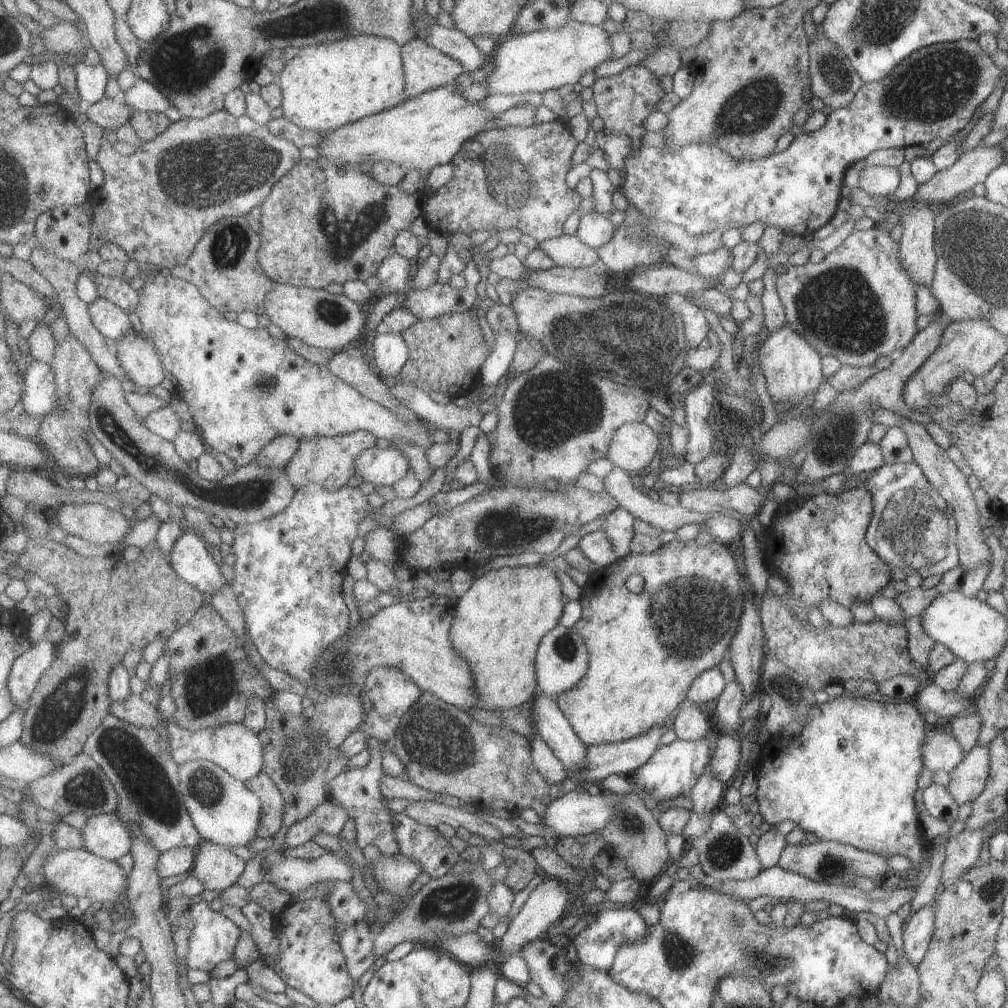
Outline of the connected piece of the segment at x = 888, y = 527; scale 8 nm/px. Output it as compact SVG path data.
M911 460L911 462L887 464L884 463L875 470L869 472L869 477L864 481L859 480L854 488L865 488L871 494L872 515L870 523L865 532L865 542L867 546L883 560L890 568L899 568L905 572L905 576L919 575L922 580L927 576L941 576L950 568L958 566L956 547L956 520L952 515L947 514L947 504L941 495L931 486L925 478L921 467Z

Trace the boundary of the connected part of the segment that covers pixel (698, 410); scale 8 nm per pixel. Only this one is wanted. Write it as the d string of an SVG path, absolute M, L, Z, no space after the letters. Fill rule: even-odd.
M711 378L689 390L683 404L685 413L685 430L687 430L687 444L683 450L684 462L697 464L710 455L714 444L713 431L707 424L707 416L713 411L716 400L713 392L716 386Z

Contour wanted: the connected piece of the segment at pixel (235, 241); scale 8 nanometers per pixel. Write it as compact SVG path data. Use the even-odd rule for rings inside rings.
M223 218L209 228L201 244L197 244L193 256L189 257L189 262L182 267L172 268L170 273L195 284L203 296L223 314L251 311L261 316L267 314L267 293L276 284L259 264L259 250L261 236L249 226L247 218Z

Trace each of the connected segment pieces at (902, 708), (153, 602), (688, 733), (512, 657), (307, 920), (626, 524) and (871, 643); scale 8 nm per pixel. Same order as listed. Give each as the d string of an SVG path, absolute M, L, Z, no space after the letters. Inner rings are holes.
M841 694L833 700L811 706L805 716L807 716L807 722L805 722L797 736L784 739L778 735L773 735L765 737L760 743L759 755L753 767L755 778L757 779L757 788L753 795L758 802L758 813L762 814L762 820L765 820L769 825L777 824L782 820L789 820L794 823L795 828L799 828L803 833L809 832L819 840L837 841L854 846L865 852L873 852L873 854L880 853L884 856L895 856L895 854L898 854L903 856L912 864L912 869L906 875L908 879L918 871L919 864L923 862L923 850L930 845L919 822L921 810L913 797L913 792L917 790L917 776L919 776L919 772L923 768L921 744L923 744L924 732L928 729L923 721L922 714L915 710L913 701L905 702L901 700L897 704L880 703L867 699L867 696L856 697L854 695Z
M45 536L30 539L27 546L27 552L19 558L19 566L21 566L25 571L31 572L31 574L38 575L41 579L44 579L47 583L52 583L59 592L59 596L66 602L69 612L65 618L65 636L63 637L60 644L56 645L55 648L55 660L53 664L47 669L47 672L42 676L39 681L37 688L35 689L35 694L31 696L30 702L24 712L23 716L23 729L22 734L18 738L21 744L33 748L35 752L41 752L41 754L47 754L55 760L55 764L58 767L62 767L73 760L78 754L84 752L84 748L87 739L101 726L105 717L112 710L112 700L109 696L110 688L109 683L111 680L111 675L113 674L113 668L117 664L127 663L130 652L135 652L135 650L143 650L148 644L156 640L169 640L171 636L175 635L181 627L184 627L190 620L193 620L193 616L196 615L197 610L203 607L203 602L207 600L206 593L201 592L199 588L195 588L192 584L189 584L186 580L183 580L175 570L173 570L173 565L167 559L167 556L161 552L157 540L149 543L145 548L141 549L141 556L135 561L126 561L123 556L117 550L109 556L105 557L84 557L73 548L69 548L67 544L60 542L55 542L55 540Z
M685 699L673 718L671 728L677 739L694 741L705 736L711 721L695 703Z
M550 564L491 569L477 576L467 594L457 600L451 642L471 664L481 708L507 711L534 700L540 686L536 658L547 632L563 618L563 584Z
M315 897L287 905L280 920L284 930L277 932L282 942L278 956L281 961L276 971L289 987L309 996L317 1006L336 1005L349 998L355 990L355 981L349 972L347 956L340 943L338 918L333 914L328 897Z
M615 507L604 518L602 524L603 532L609 540L609 544L613 545L613 550L618 557L624 557L629 554L629 541L634 535L633 533L633 516L623 510L623 508Z
M767 592L754 599L766 642L765 648L775 660L797 674L814 676L821 683L843 683L845 678L861 678L878 685L897 674L917 678L918 687L930 681L932 674L927 668L913 664L907 654L904 620L899 624L885 624L877 619L867 624L853 621L847 627L827 624L821 630L816 630L809 623L807 628L803 628L797 626L797 620L791 616L784 599Z

